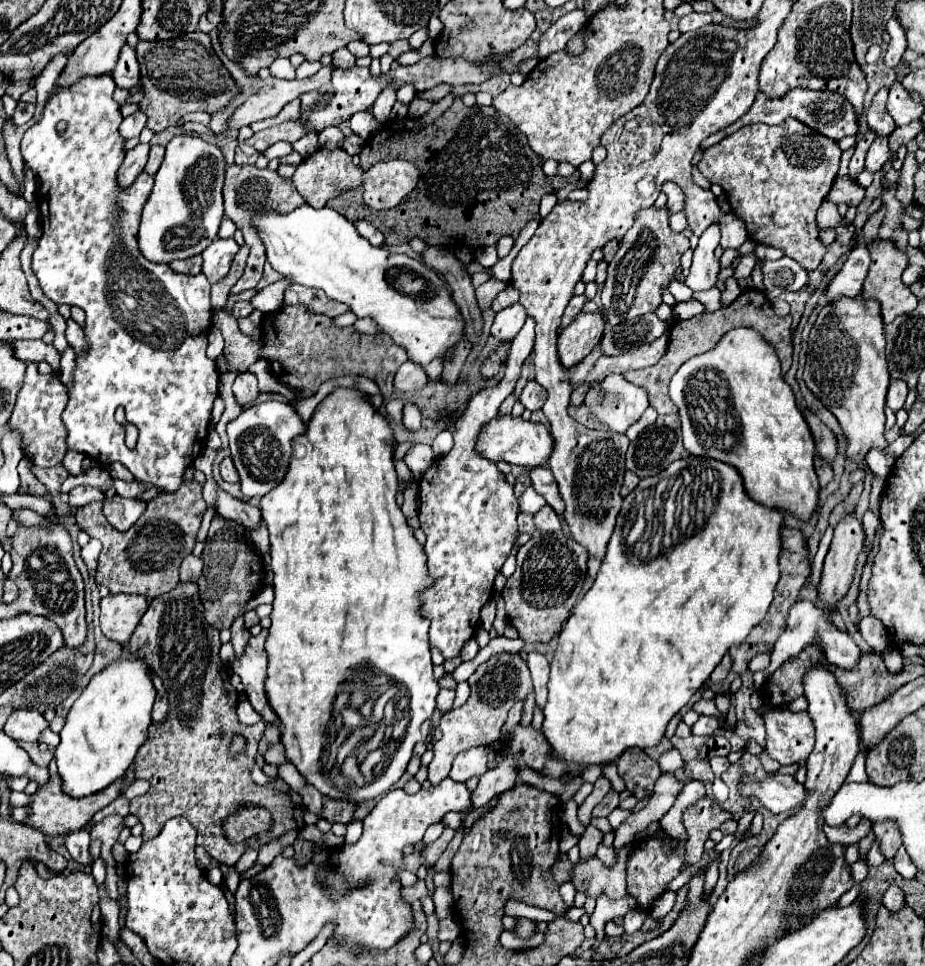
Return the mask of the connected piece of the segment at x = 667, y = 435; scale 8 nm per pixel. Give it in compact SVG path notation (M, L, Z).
M659 415L655 425L629 443L625 467L639 475L639 479L645 479L665 471L669 463L683 457L689 457L689 453L681 441L679 415Z

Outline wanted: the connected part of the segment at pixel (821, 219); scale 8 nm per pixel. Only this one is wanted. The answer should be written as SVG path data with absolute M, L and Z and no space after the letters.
M823 201L819 211L817 211L817 223L819 223L819 229L829 229L829 227L837 227L841 221L841 215L837 213L837 205L831 203L831 201Z

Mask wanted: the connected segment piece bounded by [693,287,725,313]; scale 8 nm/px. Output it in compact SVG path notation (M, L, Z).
M713 287L711 291L693 291L693 297L695 297L699 303L703 303L705 313L713 313L713 311L719 311L719 309L725 307L725 305L721 303L721 293L719 293L717 287Z

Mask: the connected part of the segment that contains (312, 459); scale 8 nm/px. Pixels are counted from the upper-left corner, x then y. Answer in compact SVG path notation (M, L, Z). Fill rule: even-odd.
M335 389L329 397L325 397L319 407L315 409L315 415L311 417L309 425L307 425L307 431L297 437L293 441L293 457L291 457L291 463L289 463L289 471L285 475L285 479L279 483L279 487L275 487L269 495L265 495L261 501L259 501L259 511L261 511L261 519L265 521L267 525L267 531L269 531L269 542L271 545L270 556L271 556L271 570L273 573L273 591L275 591L275 599L273 599L273 611L271 611L271 627L269 627L269 637L265 641L265 651L267 651L267 657L269 657L269 667L267 667L267 679L265 679L265 693L267 693L267 701L269 705L273 707L275 715L279 717L279 723L281 723L281 743L285 747L285 759L289 763L293 763L297 767L297 771L305 777L305 781L309 785L313 785L315 789L321 791L321 795L325 797L331 797L331 799L347 800L351 803L367 803L367 801L373 801L375 797L383 795L385 791L389 791L401 777L403 773L407 771L407 763L411 759L411 753L413 753L413 747L417 741L421 741L421 733L419 733L419 727L421 723L433 715L435 711L435 699L437 699L437 693L439 693L439 685L433 677L433 661L431 661L431 653L429 653L429 619L425 619L421 615L421 607L423 607L423 599L421 599L421 593L431 587L433 579L427 571L427 561L425 561L425 551L423 547L417 543L417 539L413 537L413 529L407 525L407 519L405 515L401 513L399 505L395 503L395 493L397 493L397 473L395 473L395 465L393 465L393 445L391 445L391 439L393 439L393 431L387 423L387 419L383 415L377 413L377 409L371 407L371 403L365 399L363 393L355 391L355 389ZM361 665L371 665L375 669L379 669L383 675L391 677L395 683L401 683L407 687L410 697L410 722L408 724L405 737L395 753L395 757L390 759L389 765L387 765L387 771L383 771L381 775L373 779L371 783L365 784L361 787L357 787L356 790L352 790L350 793L344 793L336 787L331 787L331 783L327 779L323 779L323 773L313 773L313 769L317 769L317 761L319 761L319 735L323 735L323 731L327 729L327 723L331 719L331 707L333 707L333 701L339 693L339 685L347 681L349 673L353 669L359 669Z

